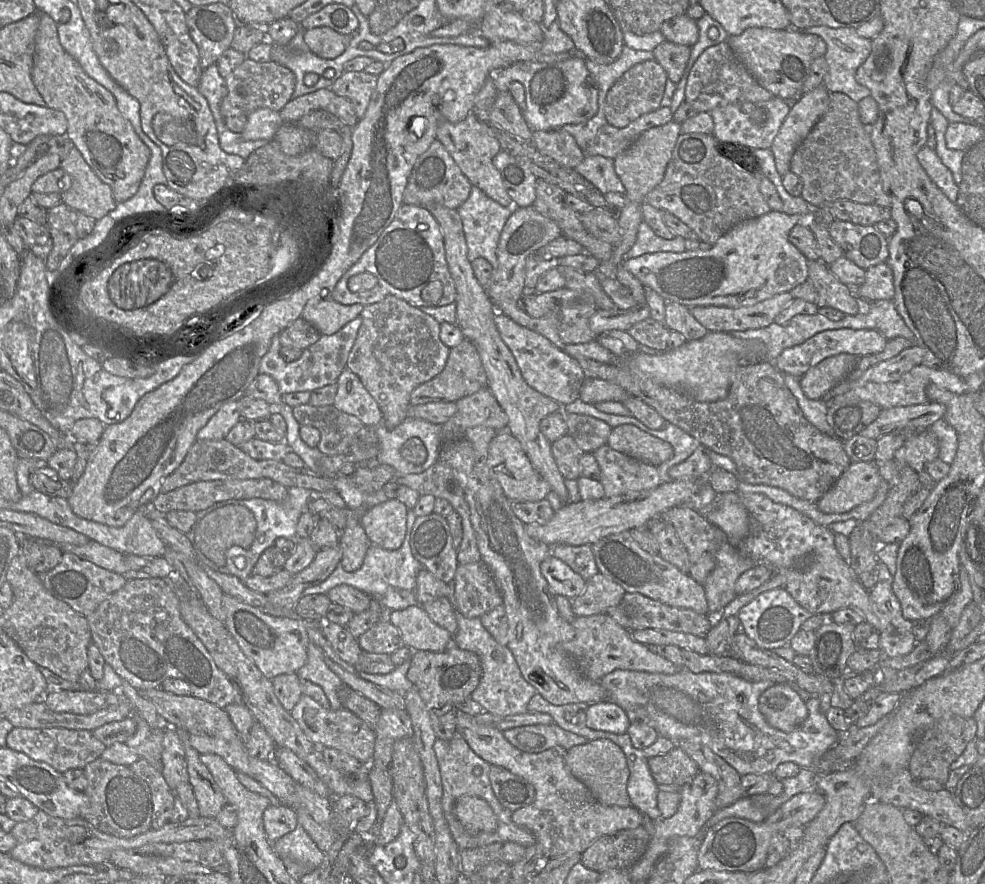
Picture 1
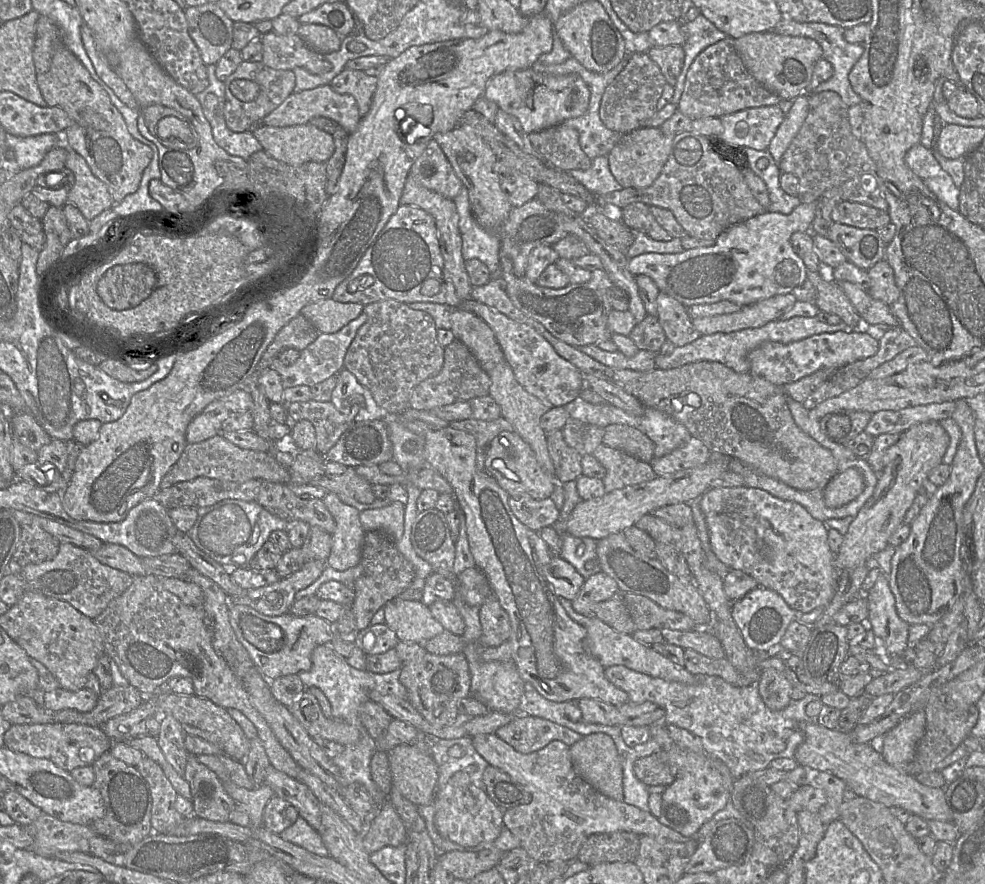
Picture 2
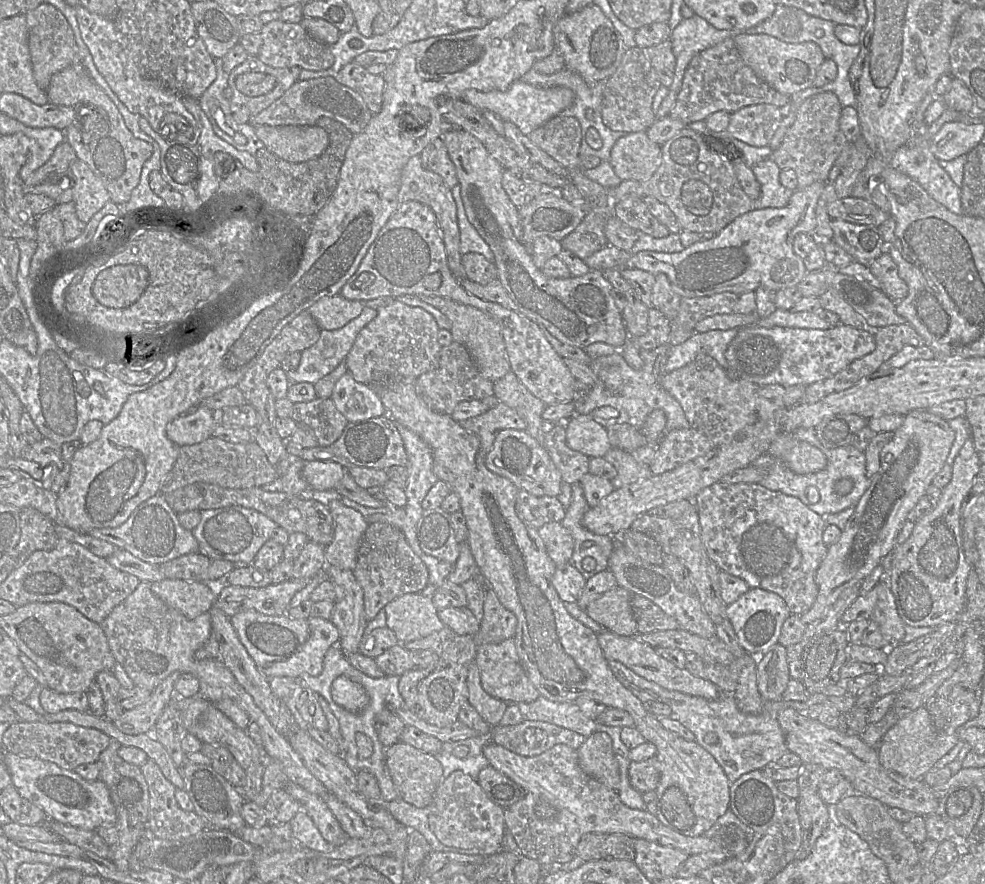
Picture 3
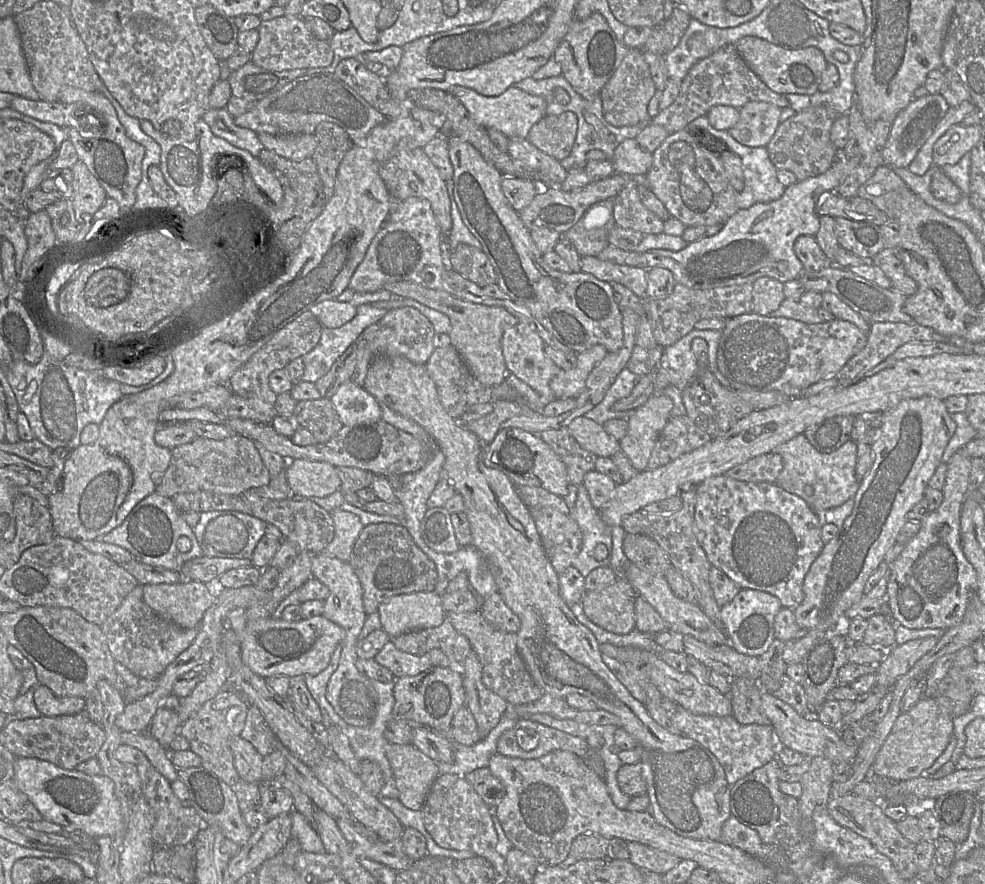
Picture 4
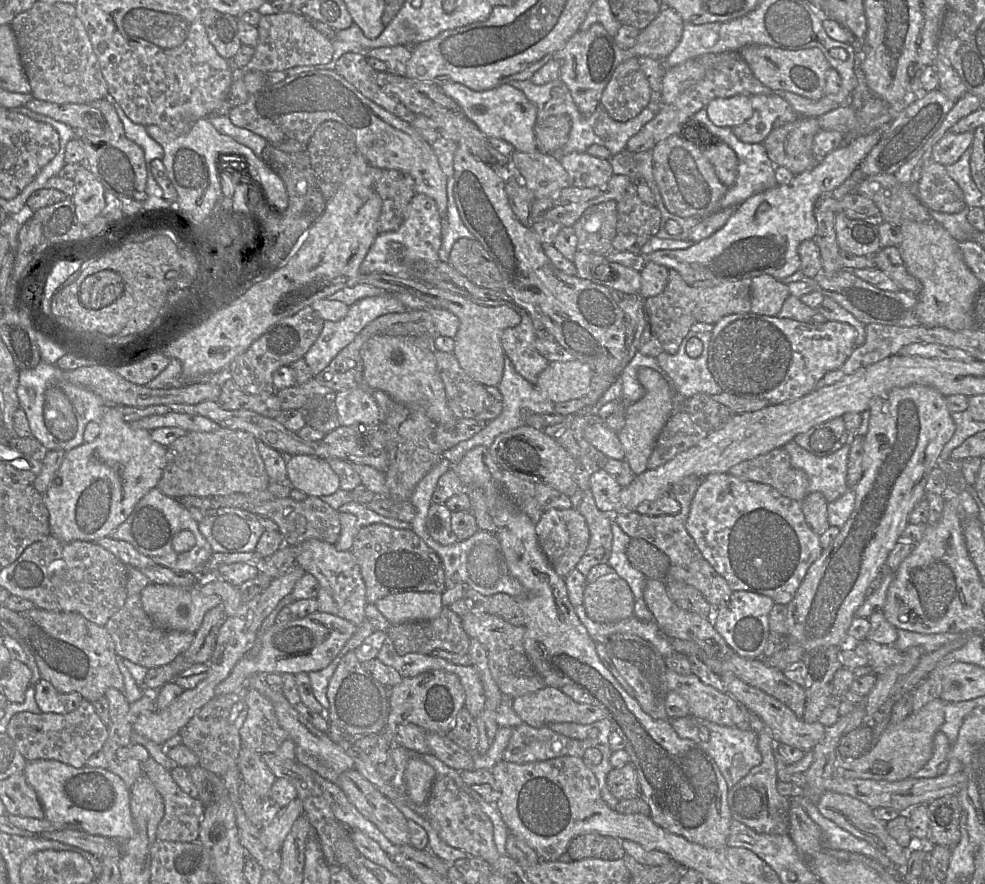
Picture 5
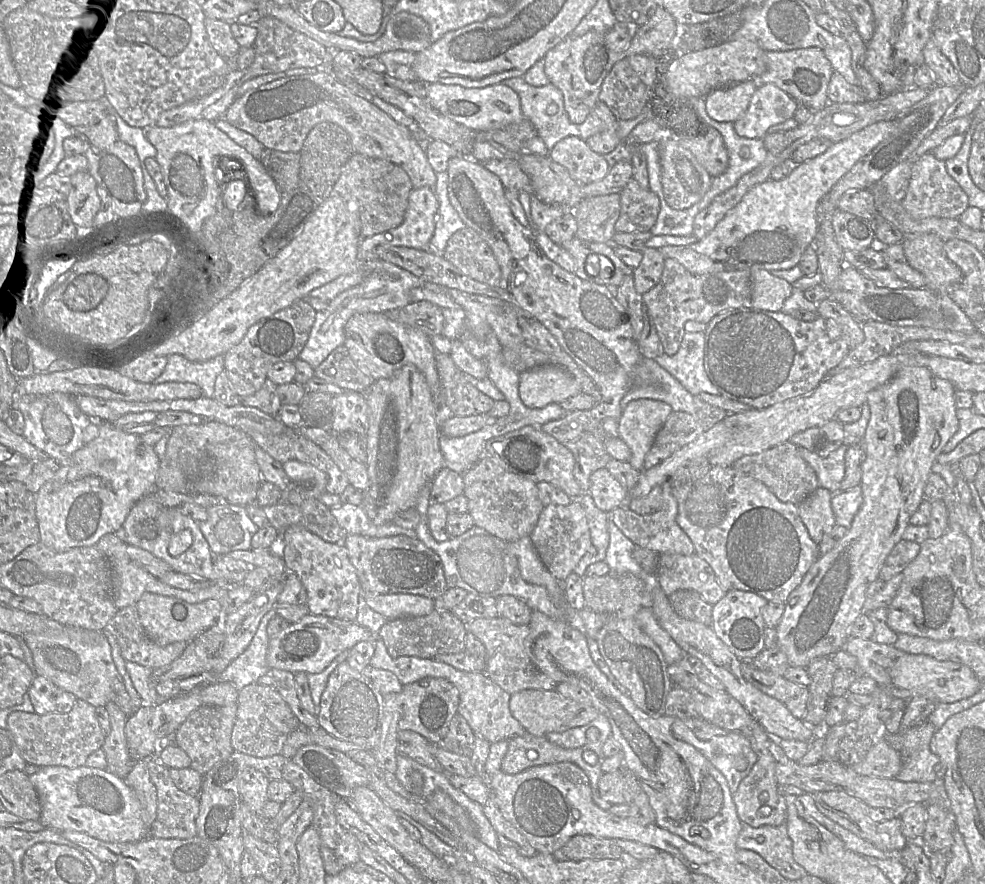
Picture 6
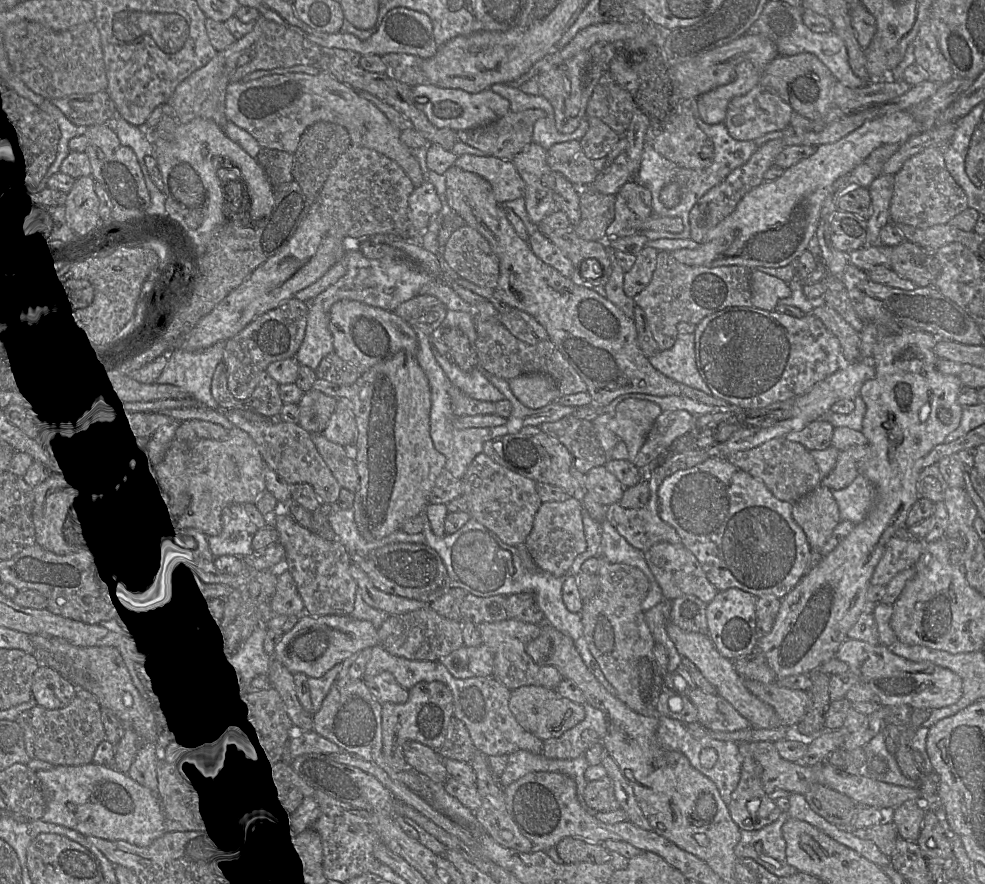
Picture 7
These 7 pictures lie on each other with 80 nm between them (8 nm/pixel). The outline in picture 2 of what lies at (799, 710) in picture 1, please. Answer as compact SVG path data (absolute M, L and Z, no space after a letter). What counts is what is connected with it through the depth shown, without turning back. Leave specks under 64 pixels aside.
M774 668L760 670L758 689L762 701L771 710L782 710L792 700L792 683Z

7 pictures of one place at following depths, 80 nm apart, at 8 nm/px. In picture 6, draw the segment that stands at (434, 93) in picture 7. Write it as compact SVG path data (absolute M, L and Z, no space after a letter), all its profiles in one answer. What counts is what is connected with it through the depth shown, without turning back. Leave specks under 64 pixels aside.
M499 83L483 88L465 88L457 84L425 84L432 107L442 115L476 132L504 128L521 121L524 116L520 98L510 87Z

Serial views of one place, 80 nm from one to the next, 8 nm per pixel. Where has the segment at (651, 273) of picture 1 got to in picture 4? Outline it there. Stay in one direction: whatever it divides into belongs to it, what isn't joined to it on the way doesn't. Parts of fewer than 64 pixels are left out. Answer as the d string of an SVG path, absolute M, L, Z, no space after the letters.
M838 156L824 173L807 178L786 187L783 195L772 202L755 203L749 208L739 209L722 226L722 229L688 245L679 251L652 249L642 254L642 267L649 269L663 267L670 270L676 283L691 289L708 290L716 287L753 283L761 277L771 277L782 283L799 278L804 272L803 265L794 252L794 242L800 235L815 236L819 230L819 216L816 203L833 188L840 185L859 164L859 157Z

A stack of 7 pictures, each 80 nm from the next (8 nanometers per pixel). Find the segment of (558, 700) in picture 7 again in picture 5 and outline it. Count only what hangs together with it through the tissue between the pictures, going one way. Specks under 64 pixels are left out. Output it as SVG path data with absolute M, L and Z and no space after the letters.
M548 686L513 698L511 706L523 723L535 728L563 722L586 725L606 718L604 712L592 704L579 704L560 689Z

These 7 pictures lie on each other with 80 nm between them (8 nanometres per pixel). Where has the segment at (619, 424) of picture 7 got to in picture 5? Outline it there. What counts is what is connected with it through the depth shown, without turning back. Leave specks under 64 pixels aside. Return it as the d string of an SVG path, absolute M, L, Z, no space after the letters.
M641 367L637 378L645 389L645 395L638 401L630 403L625 410L625 426L618 437L625 453L625 460L636 475L647 470L647 462L653 451L656 439L671 414L675 411L674 388L665 374L652 368Z

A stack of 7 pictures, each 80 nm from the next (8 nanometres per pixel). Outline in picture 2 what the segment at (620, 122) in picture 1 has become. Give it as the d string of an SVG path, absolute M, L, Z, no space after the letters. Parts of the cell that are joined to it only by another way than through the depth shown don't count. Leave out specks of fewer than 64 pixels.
M646 52L629 54L625 67L604 90L599 110L601 121L608 129L617 131L622 135L643 127L644 121L657 113L656 105L666 83L659 66Z

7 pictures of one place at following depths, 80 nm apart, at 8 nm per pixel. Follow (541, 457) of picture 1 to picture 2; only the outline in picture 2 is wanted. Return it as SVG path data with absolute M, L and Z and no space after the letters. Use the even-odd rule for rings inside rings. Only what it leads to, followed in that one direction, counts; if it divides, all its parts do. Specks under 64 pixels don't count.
M409 172L400 198L400 204L417 206L433 216L437 226L438 240L444 259L445 270L455 287L456 294L461 300L472 298L471 291L473 286L466 271L465 260L462 255L462 237L459 229L459 214L454 200L445 198L442 195L421 186L412 178L412 176L410 176ZM506 360L497 364L488 375L491 380L489 395L496 401L501 409L502 416L513 426L516 432L533 450L541 467L554 475L554 464L551 460L548 446L547 433L540 426L540 419L551 407L540 399L527 392L516 380L511 366Z

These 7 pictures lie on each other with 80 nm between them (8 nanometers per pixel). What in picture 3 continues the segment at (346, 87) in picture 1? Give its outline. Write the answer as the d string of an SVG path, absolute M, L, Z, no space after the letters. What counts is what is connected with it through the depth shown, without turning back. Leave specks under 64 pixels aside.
M350 62L336 74L335 79L359 93L373 115L381 111L385 89L382 75L371 74L365 67Z

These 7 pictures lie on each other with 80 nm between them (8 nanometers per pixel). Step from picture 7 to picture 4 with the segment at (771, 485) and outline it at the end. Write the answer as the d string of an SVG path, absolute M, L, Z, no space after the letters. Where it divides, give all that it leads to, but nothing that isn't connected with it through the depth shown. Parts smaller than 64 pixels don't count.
M769 452L732 467L725 475L745 482L775 483L782 469L782 457L778 453Z

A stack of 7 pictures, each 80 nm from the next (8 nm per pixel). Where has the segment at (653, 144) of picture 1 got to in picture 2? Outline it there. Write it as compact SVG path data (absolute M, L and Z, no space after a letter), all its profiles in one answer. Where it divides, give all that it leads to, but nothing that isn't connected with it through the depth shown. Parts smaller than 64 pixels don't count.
M641 127L623 134L608 156L609 168L622 188L645 188L661 173L675 135L665 135L660 127Z

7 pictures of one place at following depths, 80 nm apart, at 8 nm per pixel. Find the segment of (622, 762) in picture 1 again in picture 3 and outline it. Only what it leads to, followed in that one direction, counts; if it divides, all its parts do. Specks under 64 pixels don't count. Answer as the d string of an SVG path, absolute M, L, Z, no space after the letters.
M596 732L585 739L577 750L578 762L583 771L599 782L618 791L619 765L607 733Z

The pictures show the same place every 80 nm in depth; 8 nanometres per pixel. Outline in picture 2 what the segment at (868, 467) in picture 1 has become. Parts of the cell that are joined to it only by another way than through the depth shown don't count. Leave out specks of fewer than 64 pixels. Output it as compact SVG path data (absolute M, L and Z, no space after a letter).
M848 468L837 473L824 488L824 502L830 508L841 507L858 497L864 488L862 473L856 468Z

